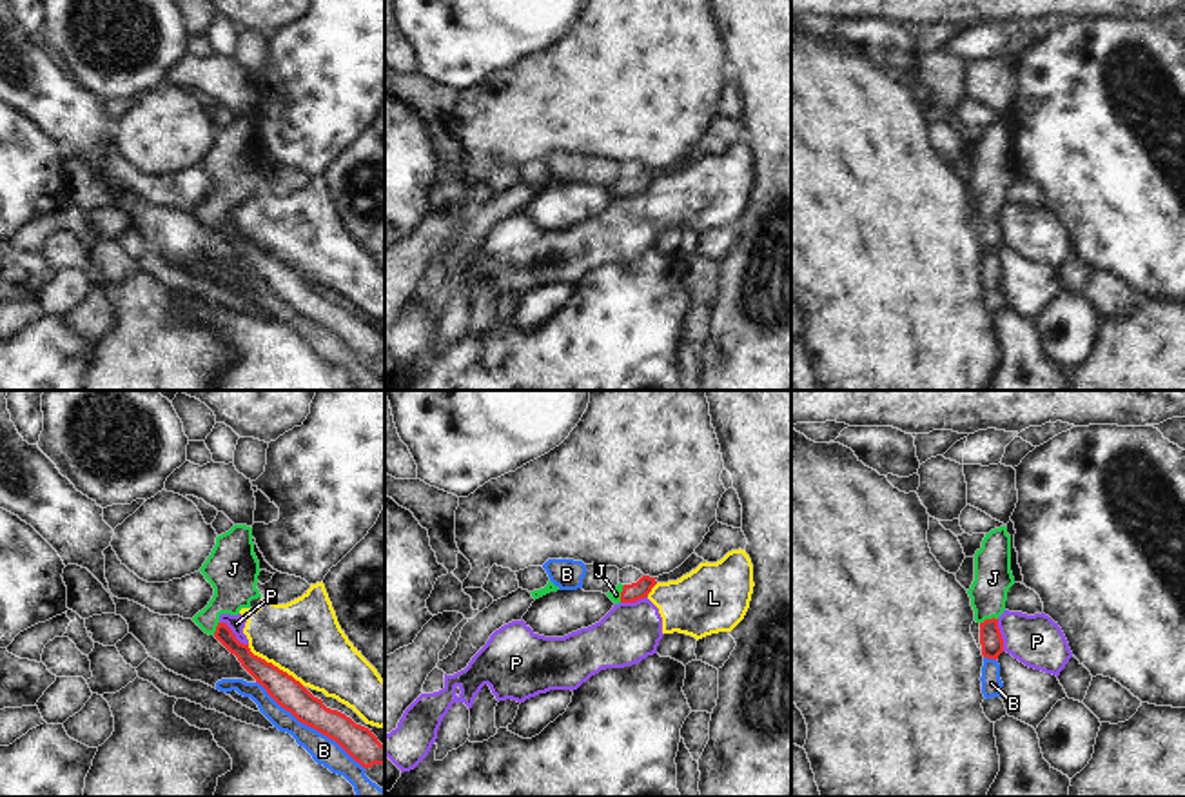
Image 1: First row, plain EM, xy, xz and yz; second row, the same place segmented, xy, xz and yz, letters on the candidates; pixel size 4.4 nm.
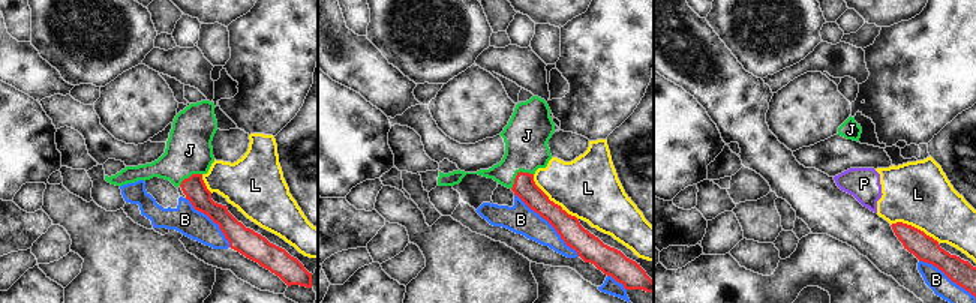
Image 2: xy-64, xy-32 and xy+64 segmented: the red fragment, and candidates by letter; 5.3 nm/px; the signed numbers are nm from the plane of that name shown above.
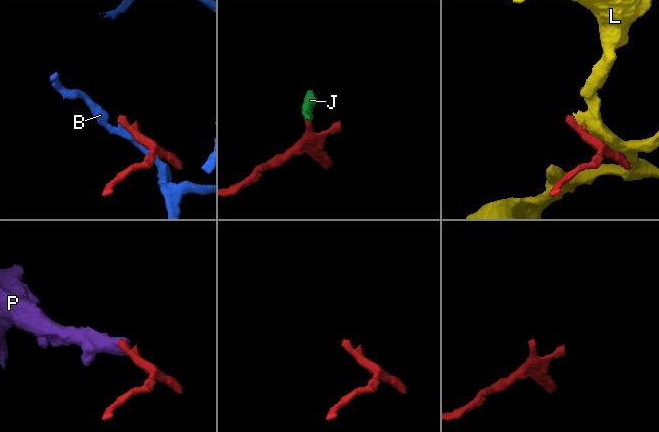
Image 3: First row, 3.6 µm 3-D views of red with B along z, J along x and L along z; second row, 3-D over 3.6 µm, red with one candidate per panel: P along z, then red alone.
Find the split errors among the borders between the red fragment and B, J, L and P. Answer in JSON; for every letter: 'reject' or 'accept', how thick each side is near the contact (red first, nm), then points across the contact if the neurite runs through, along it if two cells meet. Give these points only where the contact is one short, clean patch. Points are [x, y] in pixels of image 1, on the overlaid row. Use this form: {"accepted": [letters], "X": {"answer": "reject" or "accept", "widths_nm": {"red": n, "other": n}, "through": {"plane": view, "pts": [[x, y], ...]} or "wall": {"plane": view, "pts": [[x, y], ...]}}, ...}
{"accepted": ["J"], "B": {"answer": "reject", "widths_nm": {"red": 150, "other": 120}}, "J": {"answer": "accept", "widths_nm": {"red": 100, "other": 170}, "through": {"plane": "yz", "pts": [[991, 641], [988, 619], [988, 592], [993, 578]]}}, "L": {"answer": "reject", "widths_nm": {"red": 140, "other": 340}}, "P": {"answer": "reject", "widths_nm": {"red": 110, "other": 80}, "wall": {"plane": "xy", "pts": [[220, 621], [247, 645]]}}}

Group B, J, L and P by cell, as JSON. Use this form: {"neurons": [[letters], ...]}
{"neurons": [["B"], ["J"], ["L", "P"]]}

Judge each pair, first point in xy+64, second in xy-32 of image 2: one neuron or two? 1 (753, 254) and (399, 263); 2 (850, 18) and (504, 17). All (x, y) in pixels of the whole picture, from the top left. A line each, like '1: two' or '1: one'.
1: one
2: two

